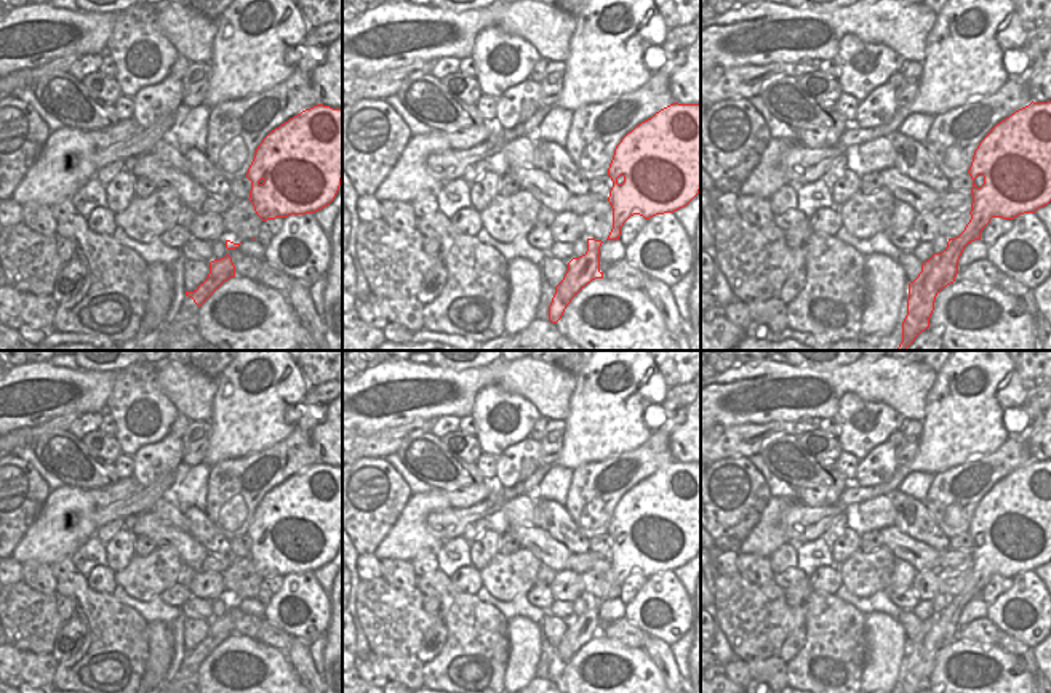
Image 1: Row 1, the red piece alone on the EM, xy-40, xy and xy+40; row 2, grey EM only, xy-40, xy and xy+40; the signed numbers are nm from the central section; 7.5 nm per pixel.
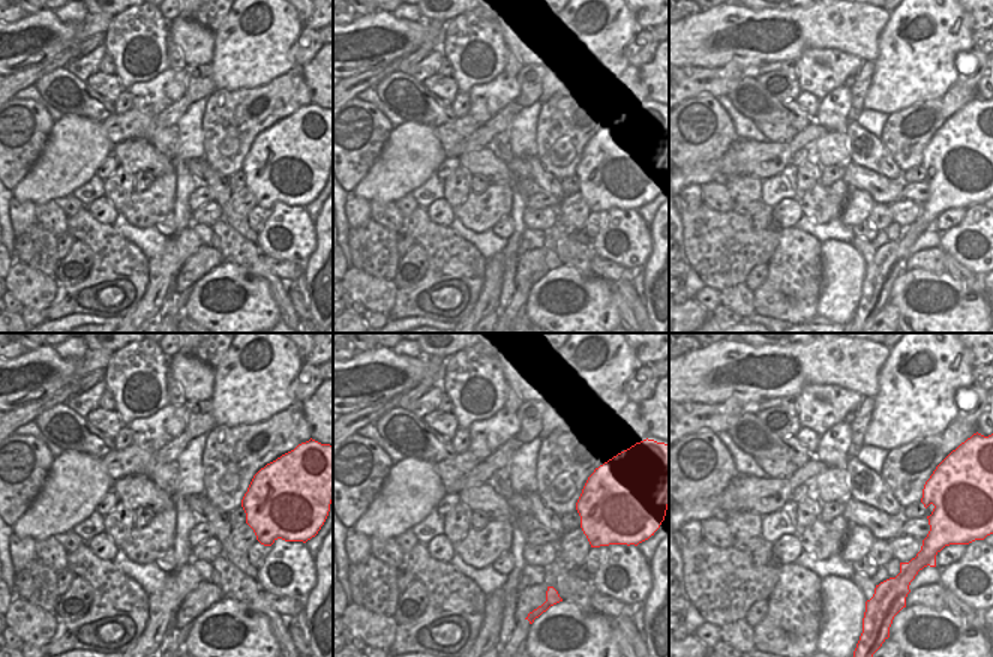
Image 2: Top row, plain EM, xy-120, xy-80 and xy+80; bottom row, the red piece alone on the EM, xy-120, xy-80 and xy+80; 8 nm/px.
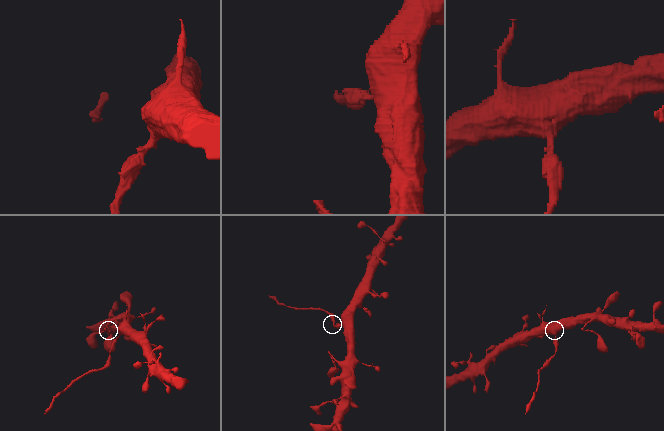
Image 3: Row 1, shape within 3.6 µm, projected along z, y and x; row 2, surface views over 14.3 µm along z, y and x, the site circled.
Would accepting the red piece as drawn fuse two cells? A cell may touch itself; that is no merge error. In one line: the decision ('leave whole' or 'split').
split

